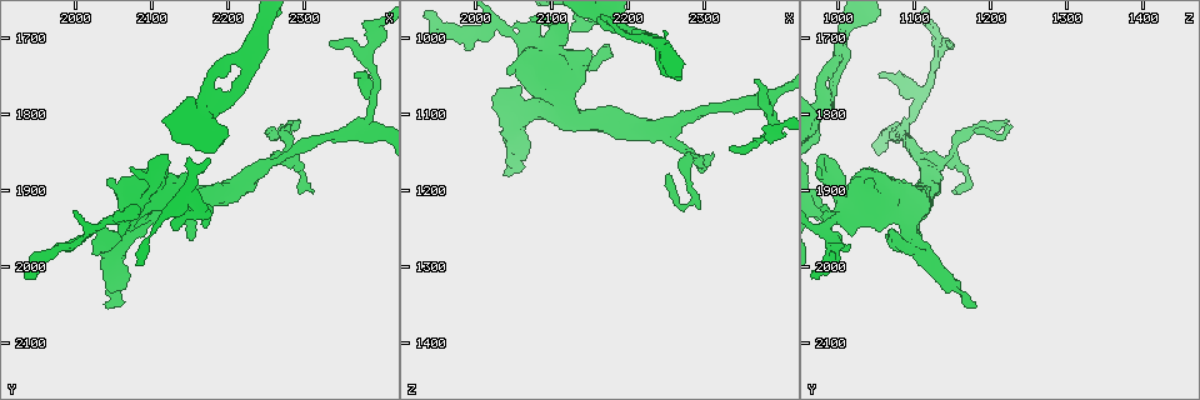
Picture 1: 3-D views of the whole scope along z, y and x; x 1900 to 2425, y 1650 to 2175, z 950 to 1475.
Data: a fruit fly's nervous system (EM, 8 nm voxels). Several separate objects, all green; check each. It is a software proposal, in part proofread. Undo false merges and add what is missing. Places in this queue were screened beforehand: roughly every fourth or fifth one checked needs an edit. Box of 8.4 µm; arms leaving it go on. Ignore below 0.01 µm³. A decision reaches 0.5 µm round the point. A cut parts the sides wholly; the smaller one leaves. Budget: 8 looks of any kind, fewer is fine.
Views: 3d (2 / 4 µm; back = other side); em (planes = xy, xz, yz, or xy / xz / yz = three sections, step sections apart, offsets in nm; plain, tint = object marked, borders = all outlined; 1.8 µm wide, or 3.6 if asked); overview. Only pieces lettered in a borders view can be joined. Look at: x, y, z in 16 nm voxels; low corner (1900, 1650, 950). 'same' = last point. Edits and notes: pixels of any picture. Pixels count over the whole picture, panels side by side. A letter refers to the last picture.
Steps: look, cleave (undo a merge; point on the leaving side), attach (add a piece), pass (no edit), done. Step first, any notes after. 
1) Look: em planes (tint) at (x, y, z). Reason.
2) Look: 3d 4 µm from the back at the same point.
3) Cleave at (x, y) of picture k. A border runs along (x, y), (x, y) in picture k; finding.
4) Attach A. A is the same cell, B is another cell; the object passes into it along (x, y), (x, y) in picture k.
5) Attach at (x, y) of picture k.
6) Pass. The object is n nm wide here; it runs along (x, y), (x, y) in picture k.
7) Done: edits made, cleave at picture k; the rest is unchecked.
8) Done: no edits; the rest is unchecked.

Look: 3d 4 µm at (2040, 1940, 990). Calibre changes.

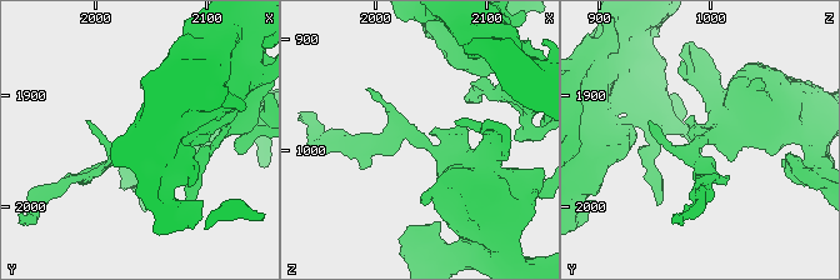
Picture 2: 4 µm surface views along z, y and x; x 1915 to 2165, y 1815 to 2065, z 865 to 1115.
Look: em xz step 16 (tint) at (2040, 1940, 990).

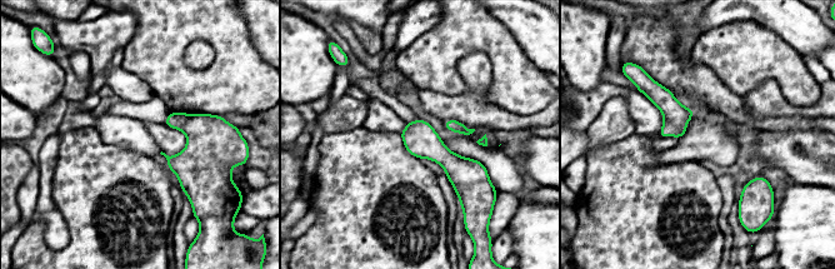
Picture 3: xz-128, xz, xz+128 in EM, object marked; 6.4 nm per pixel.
Look: em xz step 16 (borders) at the same point.

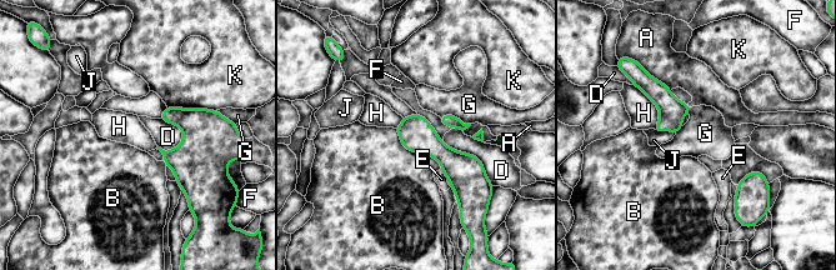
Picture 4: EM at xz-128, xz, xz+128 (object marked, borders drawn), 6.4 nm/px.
Pass. The object is 220 nm wide here; A, B, D, E, F, G, H, J and K are other cells; a border runs along (634, 84), (657, 108), (654, 129) in picture 4; continuous, no second cell.

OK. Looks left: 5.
Look: em xy step 8 (tint) at (2050, 2020, 1150). Thick turns thin.

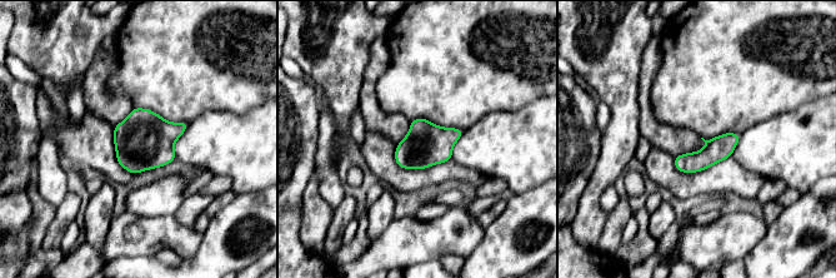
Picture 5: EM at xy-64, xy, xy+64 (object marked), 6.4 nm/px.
Look: em planes (tint) at the same point.

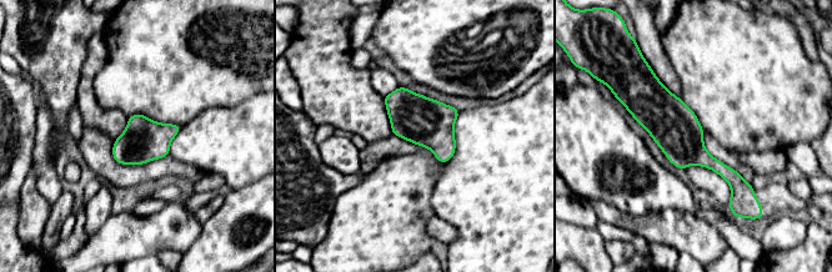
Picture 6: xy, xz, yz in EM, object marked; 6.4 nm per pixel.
Look: em planes (borders) at the same point. What lies round it.

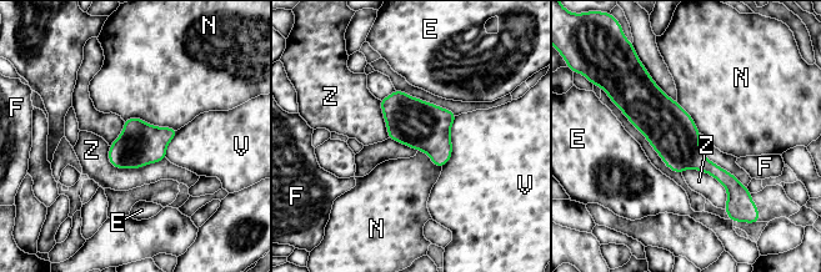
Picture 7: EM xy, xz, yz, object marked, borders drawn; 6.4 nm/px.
Pass. The object is 280 nm wide here; E, F, N, V and Z are other cells; one cell here.

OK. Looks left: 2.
Look: em yz step 4 (borders) at (2360, 1820, 1085). Arms part here.

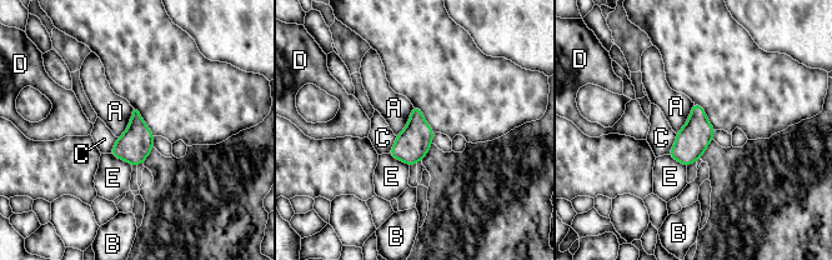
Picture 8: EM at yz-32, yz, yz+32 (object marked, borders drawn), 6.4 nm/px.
Pass. The longest contact is with A, 240 nm; A, B, C, D and E are other cells; one cell here.

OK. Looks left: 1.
Done: no edits; the rest is unchecked.

